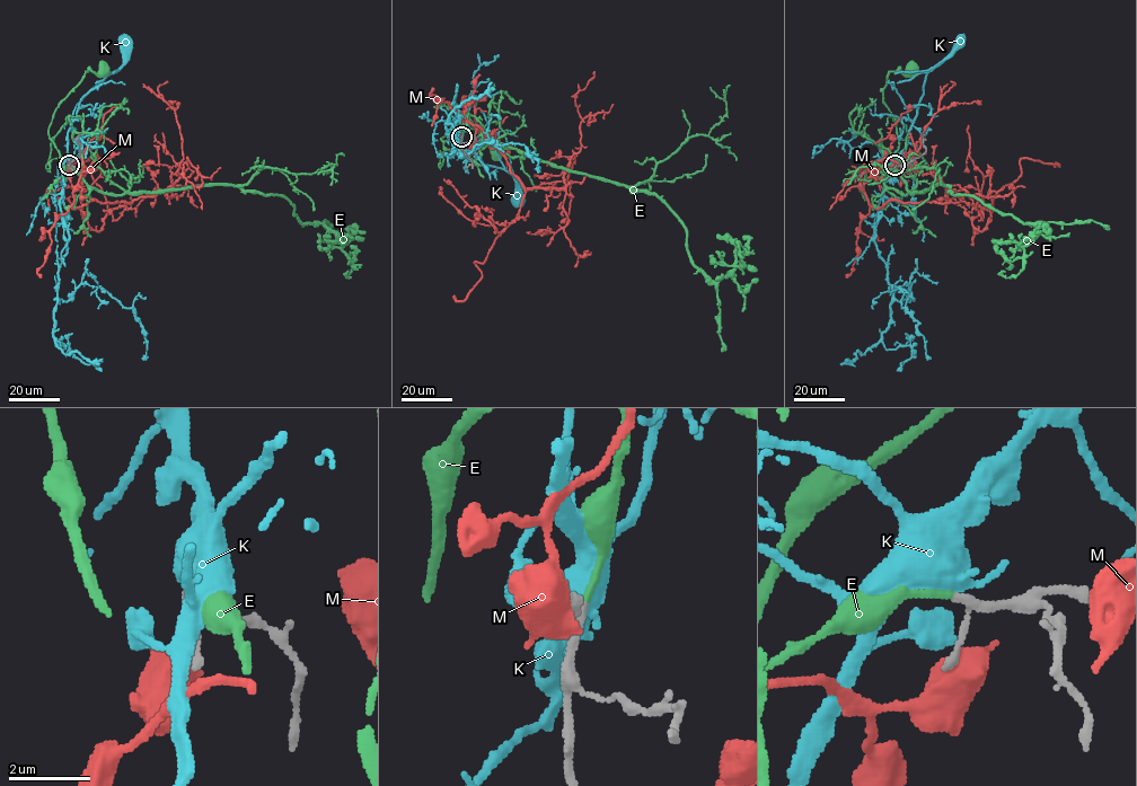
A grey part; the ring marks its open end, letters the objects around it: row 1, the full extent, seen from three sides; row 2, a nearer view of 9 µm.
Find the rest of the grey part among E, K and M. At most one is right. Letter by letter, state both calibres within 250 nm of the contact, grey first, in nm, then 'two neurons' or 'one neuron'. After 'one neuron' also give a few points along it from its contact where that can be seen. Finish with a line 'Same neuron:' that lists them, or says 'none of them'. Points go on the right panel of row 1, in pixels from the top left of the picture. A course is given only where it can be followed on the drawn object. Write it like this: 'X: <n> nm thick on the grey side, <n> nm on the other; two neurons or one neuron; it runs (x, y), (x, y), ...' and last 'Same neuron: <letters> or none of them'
E: 160 nm thick on the grey side, 160 nm on the other; one neuron; it runs (895, 165), (881, 169), (898, 149), (899, 138), (892, 115), (883, 100), (882, 89), (890, 71), (910, 72)
K: 170 nm thick on the grey side, 480 nm on the other; two neurons
M: 180 nm thick on the grey side, 550 nm on the other; two neurons
Same neuron: E

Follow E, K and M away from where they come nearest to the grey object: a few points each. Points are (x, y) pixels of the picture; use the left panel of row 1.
E: (69, 165), (71, 169), (64, 166), (49, 134), (53, 115), (86, 71), (105, 72)
K: (69, 165), (68, 132), (75, 106), (121, 67), (128, 47), (124, 42)
M: (68, 169), (72, 208), (132, 202), (112, 209), (99, 230), (81, 213), (80, 195), (100, 174), (102, 125)

